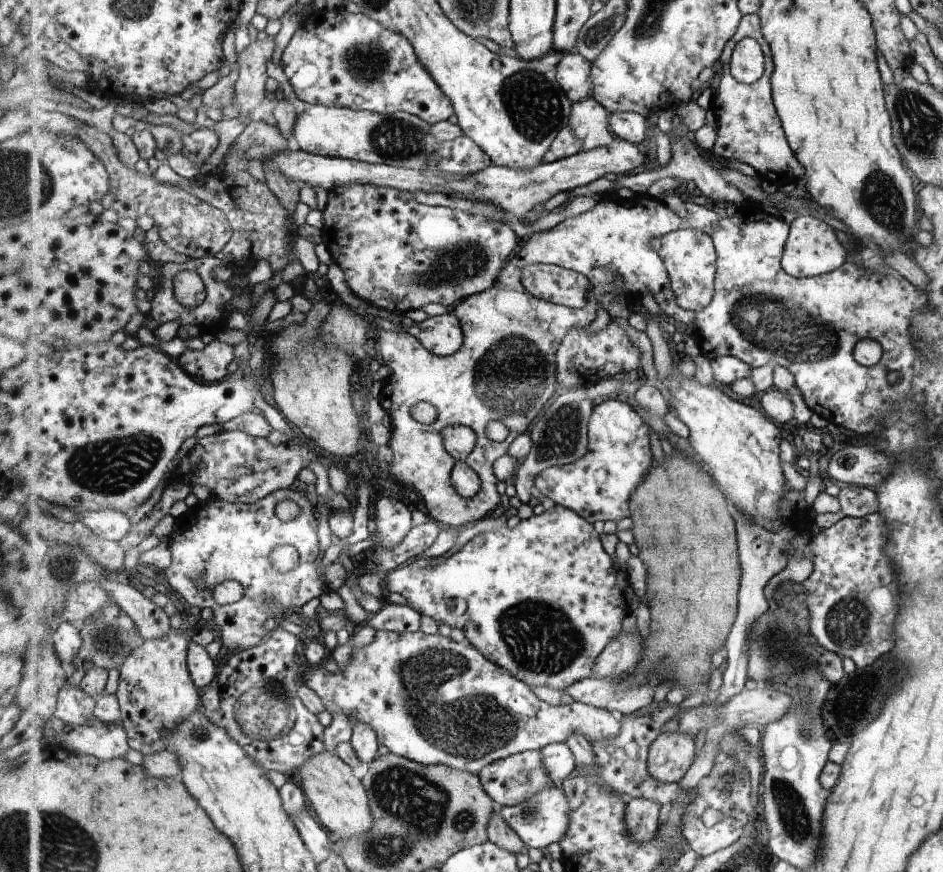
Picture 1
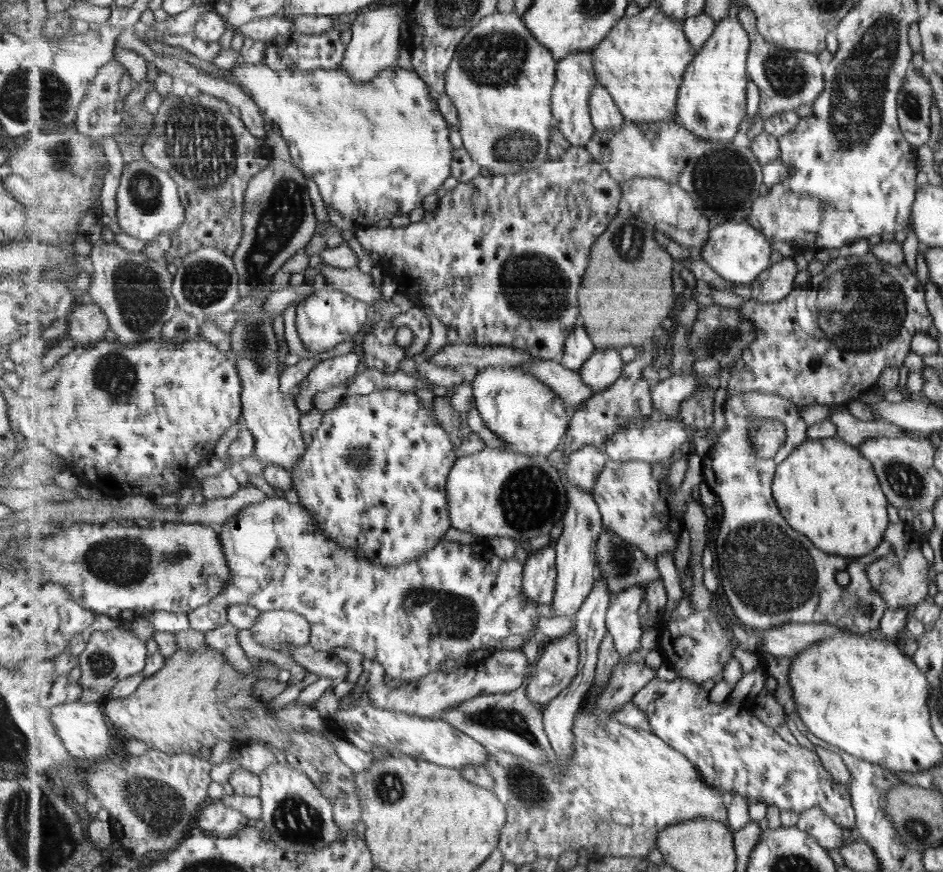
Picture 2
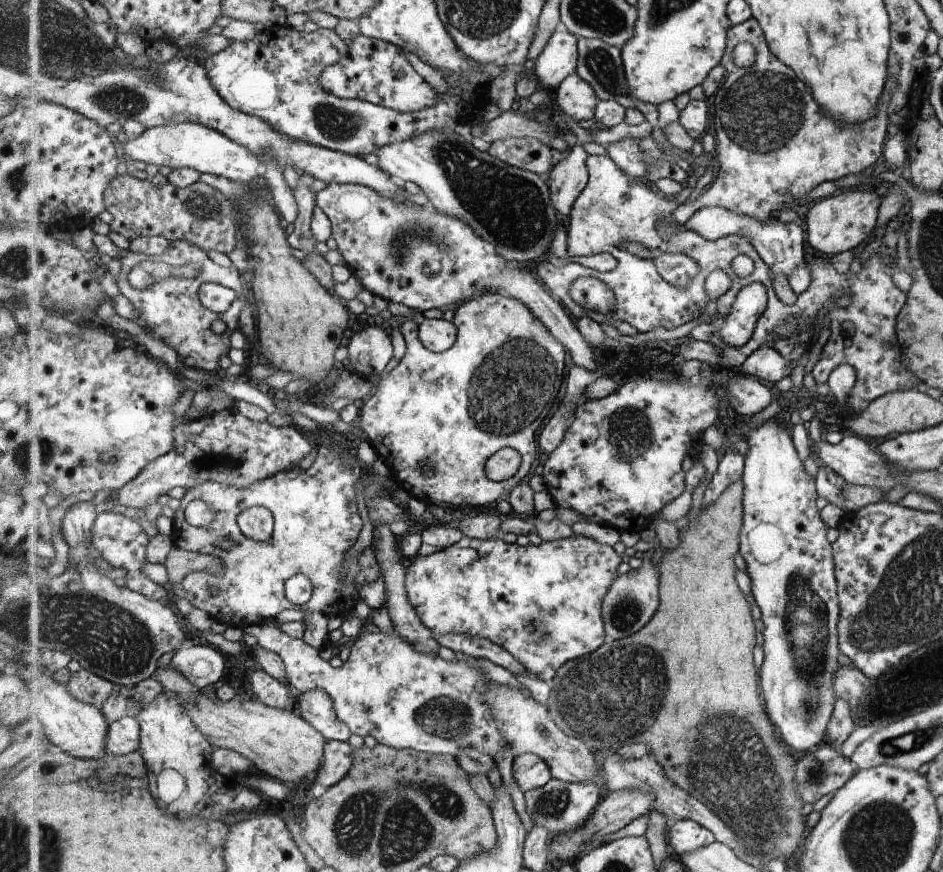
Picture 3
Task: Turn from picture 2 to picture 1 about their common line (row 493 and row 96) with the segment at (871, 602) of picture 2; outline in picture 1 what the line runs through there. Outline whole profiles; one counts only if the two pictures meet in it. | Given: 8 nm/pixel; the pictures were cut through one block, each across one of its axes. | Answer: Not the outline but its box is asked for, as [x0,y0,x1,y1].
[715,14,805,186]

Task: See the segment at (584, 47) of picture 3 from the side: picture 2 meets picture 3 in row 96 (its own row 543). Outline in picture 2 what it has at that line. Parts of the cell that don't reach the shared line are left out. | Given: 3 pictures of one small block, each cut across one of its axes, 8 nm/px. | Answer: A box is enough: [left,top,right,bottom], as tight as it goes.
[596,529,659,600]

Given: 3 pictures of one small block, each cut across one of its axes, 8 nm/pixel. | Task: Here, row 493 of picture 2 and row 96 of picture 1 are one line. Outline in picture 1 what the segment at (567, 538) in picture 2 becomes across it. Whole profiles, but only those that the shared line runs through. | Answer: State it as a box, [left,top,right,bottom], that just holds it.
[557,53,593,103]

